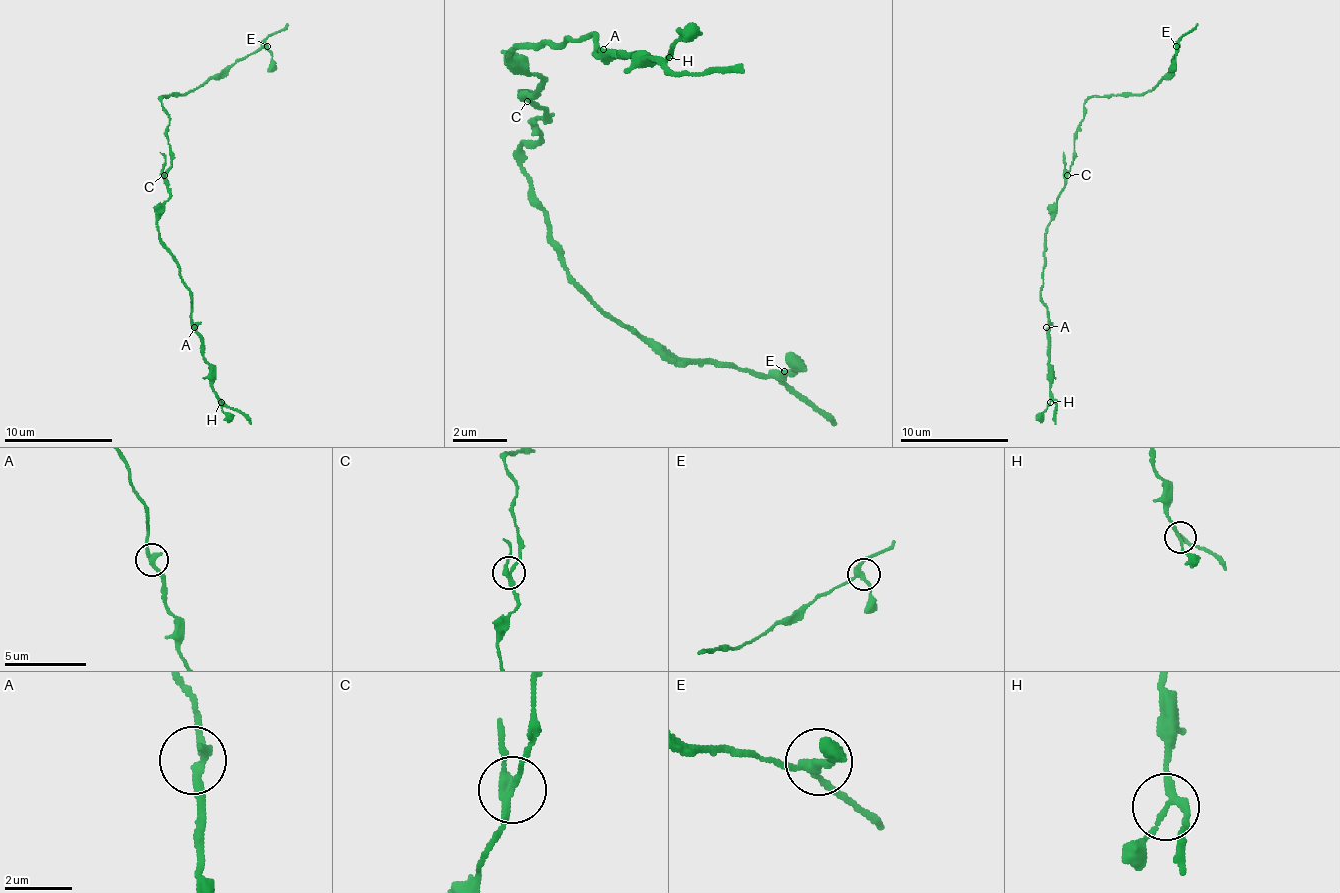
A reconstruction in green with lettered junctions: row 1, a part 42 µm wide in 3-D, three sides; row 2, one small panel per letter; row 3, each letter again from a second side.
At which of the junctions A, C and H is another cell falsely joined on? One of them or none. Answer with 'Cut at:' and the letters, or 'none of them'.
Cut at: C

